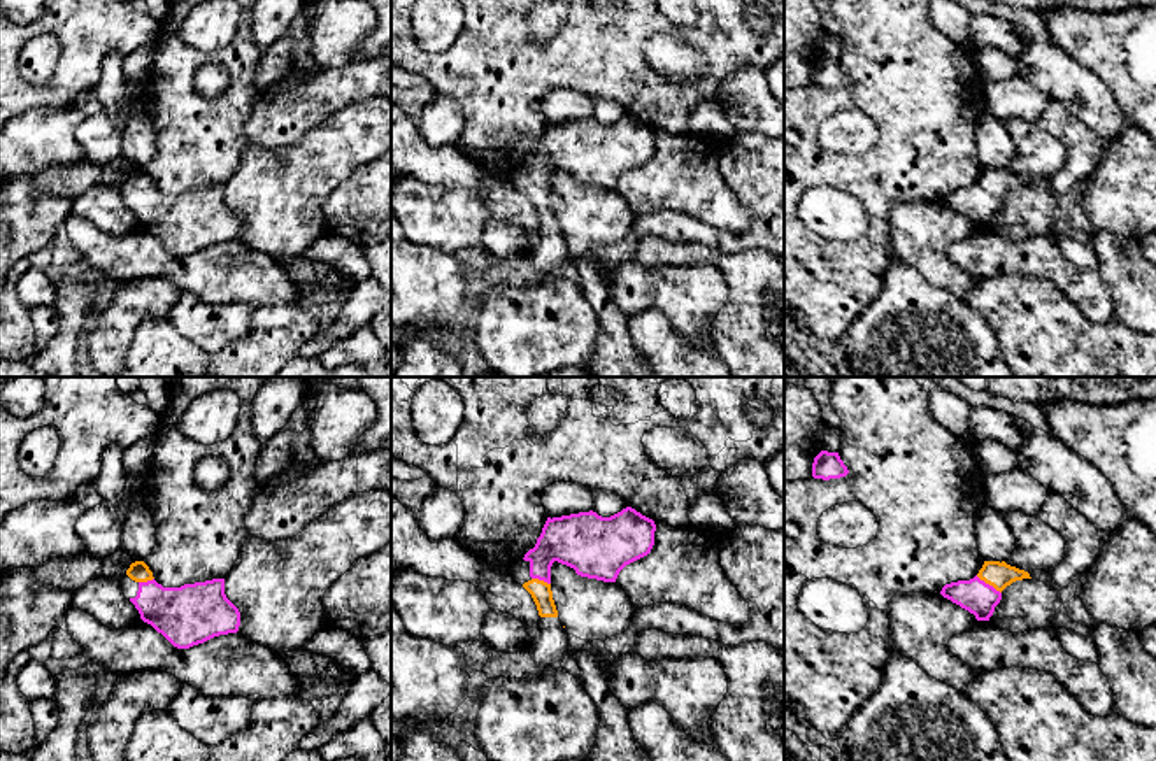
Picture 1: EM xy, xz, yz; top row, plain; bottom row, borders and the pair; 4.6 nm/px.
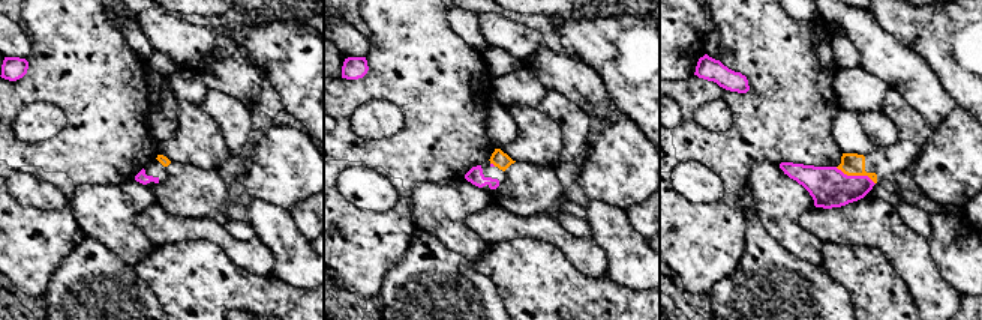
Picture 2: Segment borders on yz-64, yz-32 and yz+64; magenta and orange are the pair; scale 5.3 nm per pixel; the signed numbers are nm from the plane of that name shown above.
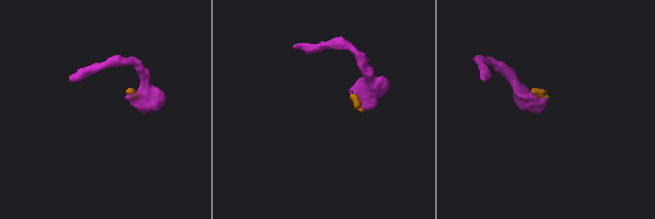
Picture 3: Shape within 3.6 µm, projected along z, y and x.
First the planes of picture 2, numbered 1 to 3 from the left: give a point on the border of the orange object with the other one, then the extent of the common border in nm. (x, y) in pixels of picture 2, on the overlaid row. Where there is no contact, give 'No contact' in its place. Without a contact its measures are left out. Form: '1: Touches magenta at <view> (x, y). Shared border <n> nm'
1: No contact
2: Touches magenta at yz-32 (492, 164). Shared border 40 nm
3: Touches magenta at yz+64 (855, 176). Shared border 240 nm

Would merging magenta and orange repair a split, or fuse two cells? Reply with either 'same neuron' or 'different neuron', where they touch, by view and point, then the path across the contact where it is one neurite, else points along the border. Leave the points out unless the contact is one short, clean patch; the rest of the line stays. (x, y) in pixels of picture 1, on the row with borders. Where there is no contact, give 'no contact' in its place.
same neuron | yz (988, 584) | across yz (979, 598), (988, 584), (997, 574)

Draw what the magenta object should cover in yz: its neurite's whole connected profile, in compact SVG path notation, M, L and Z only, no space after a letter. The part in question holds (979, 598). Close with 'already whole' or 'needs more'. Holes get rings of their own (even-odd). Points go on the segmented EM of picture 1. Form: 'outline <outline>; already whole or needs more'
outline M1056 493L1047 494L1038 517L1065 540L1065 556L1058 566L1028 573L1005 561L984 561L974 579L945 584L940 594L974 614L977 621L989 621L1002 591L1016 580L1031 579L1058 591L1079 580L1100 552L1098 530Z; needs more

